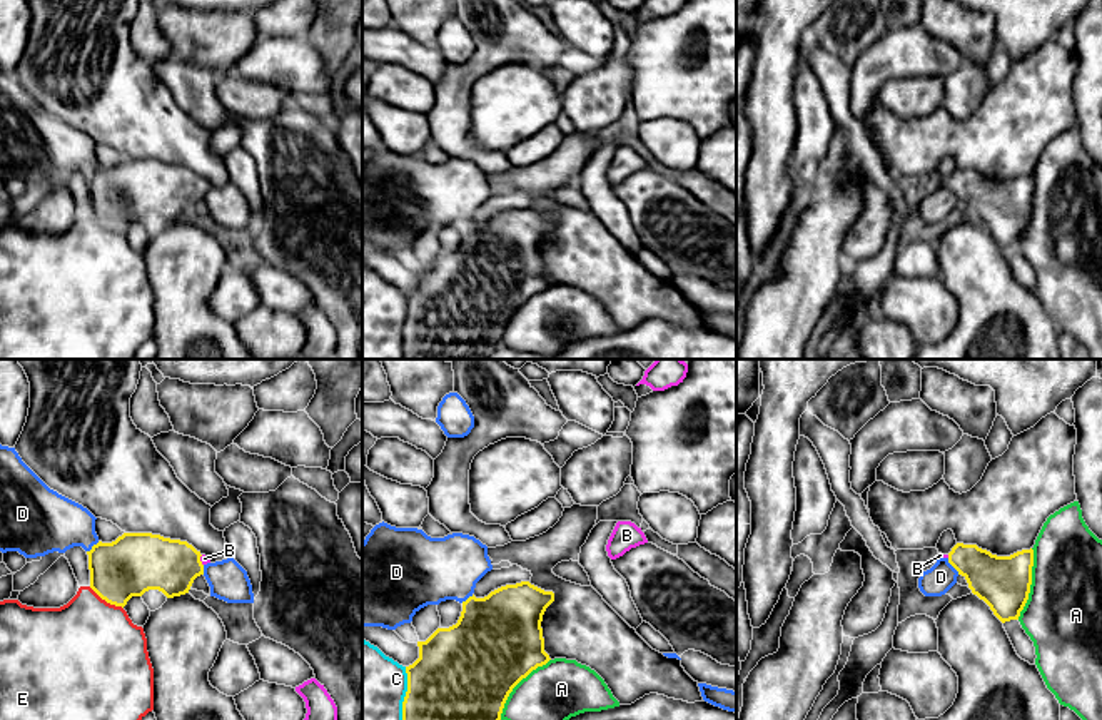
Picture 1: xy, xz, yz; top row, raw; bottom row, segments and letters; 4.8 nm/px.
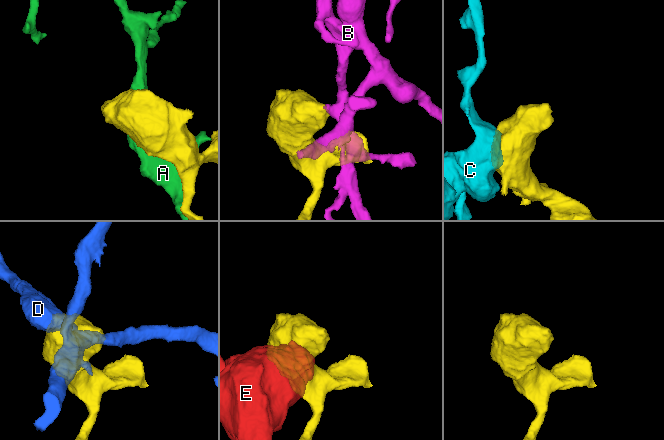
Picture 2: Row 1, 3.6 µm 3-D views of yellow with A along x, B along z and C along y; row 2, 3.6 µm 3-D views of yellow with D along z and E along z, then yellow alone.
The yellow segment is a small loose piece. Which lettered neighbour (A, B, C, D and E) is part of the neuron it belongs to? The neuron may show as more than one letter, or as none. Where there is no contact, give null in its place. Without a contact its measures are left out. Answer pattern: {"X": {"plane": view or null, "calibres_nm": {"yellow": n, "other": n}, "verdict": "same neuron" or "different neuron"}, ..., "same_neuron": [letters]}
{"A": {"plane": "yz", "calibres_nm": {"yellow": 260, "other": 380}, "verdict": "different neuron"}, "B": {"plane": "xy", "calibres_nm": {"yellow": 280, "other": 40}, "verdict": "same neuron"}, "C": {"plane": "xz", "calibres_nm": {"yellow": 460, "other": 400}, "verdict": "different neuron"}, "D": {"plane": "yz", "calibres_nm": {"yellow": 240, "other": 140}, "verdict": "different neuron"}, "E": {"plane": "xy", "calibres_nm": {"yellow": 300, "other": 480}, "verdict": "different neuron"}, "same_neuron": ["B"]}

